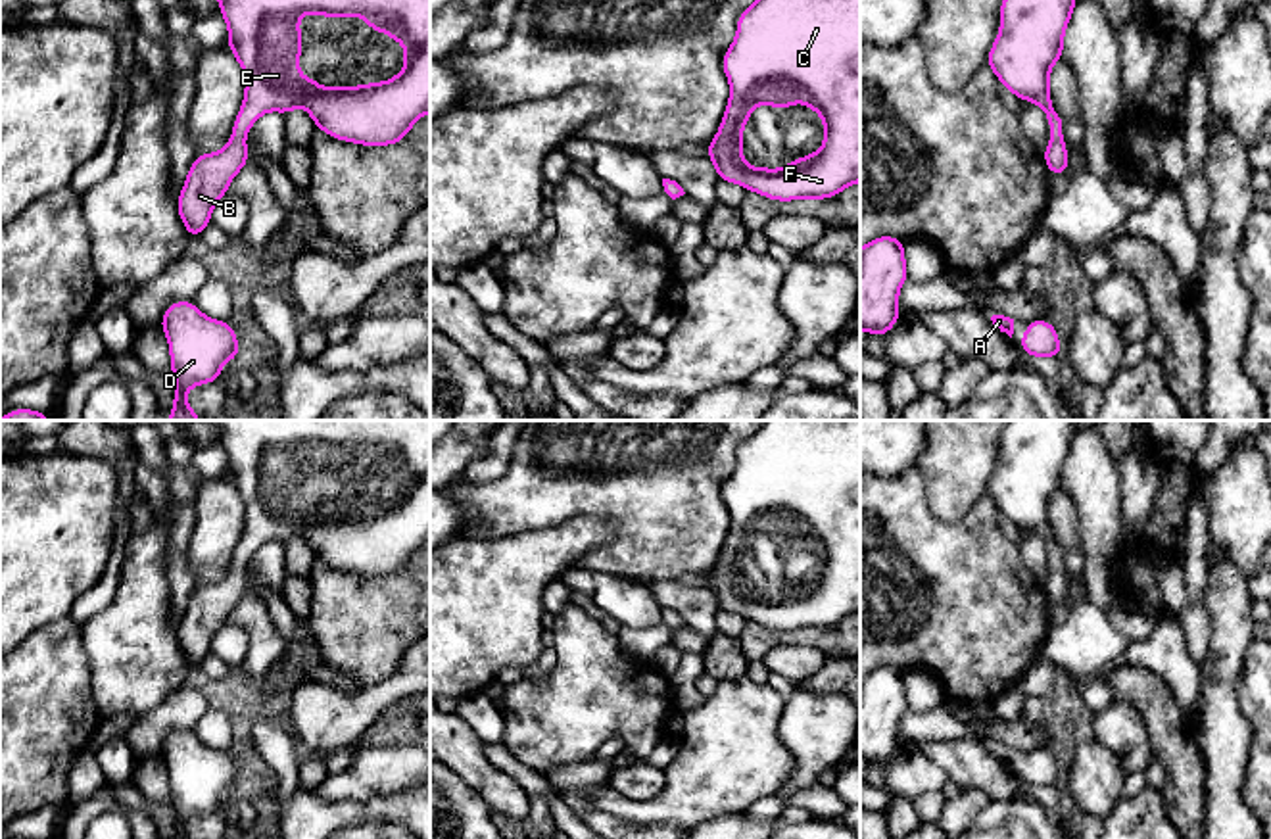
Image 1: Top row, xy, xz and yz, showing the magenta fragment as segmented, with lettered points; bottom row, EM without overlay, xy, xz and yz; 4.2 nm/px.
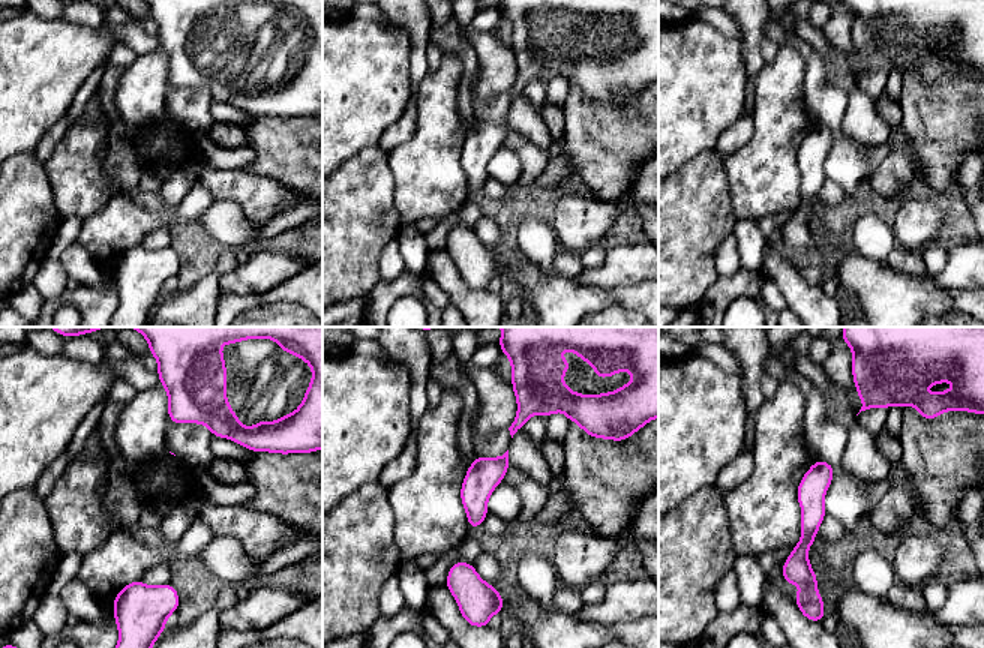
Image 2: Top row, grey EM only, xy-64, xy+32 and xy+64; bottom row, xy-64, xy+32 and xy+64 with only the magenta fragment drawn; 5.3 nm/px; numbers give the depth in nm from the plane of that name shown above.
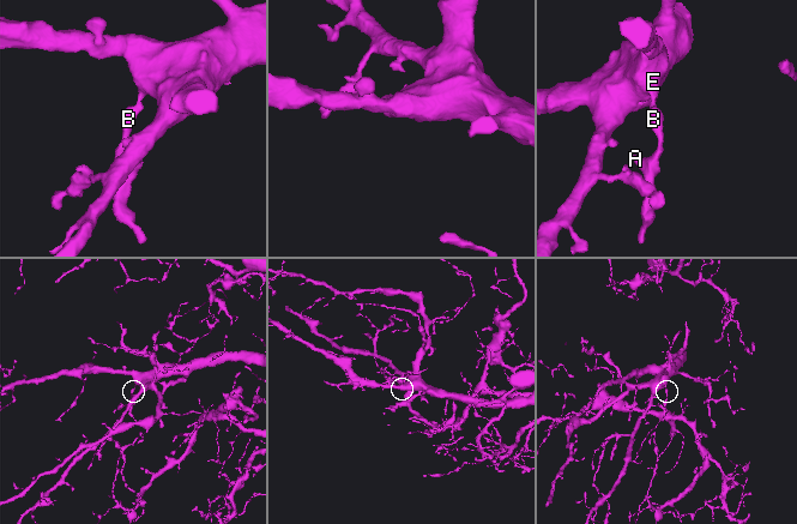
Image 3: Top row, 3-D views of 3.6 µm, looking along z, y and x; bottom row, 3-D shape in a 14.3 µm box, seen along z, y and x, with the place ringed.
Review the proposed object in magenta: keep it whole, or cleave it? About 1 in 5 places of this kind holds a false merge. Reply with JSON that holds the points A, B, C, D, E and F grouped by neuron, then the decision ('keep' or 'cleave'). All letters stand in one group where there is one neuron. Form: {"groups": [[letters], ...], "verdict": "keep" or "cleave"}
{"groups": [["A", "B", "C", "D", "E", "F"]], "verdict": "keep"}

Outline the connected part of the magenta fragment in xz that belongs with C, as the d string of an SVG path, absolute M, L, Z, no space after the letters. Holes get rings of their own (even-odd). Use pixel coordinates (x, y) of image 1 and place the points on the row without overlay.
M764 420L737 447L737 465L722 488L730 511L730 530L712 572L705 578L718 611L728 611L776 632L826 630L860 612L860 420ZM799 532L812 538L824 551L822 580L791 589L781 599L751 597L743 584L743 557L755 536L793 538Z

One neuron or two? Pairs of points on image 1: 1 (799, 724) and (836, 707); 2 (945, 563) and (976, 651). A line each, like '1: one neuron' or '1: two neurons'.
1: one neuron
2: one neuron

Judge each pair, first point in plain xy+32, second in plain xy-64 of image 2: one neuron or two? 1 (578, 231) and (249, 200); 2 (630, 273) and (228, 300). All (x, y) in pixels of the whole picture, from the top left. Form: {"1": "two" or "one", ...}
{"1": "two", "2": "two"}

